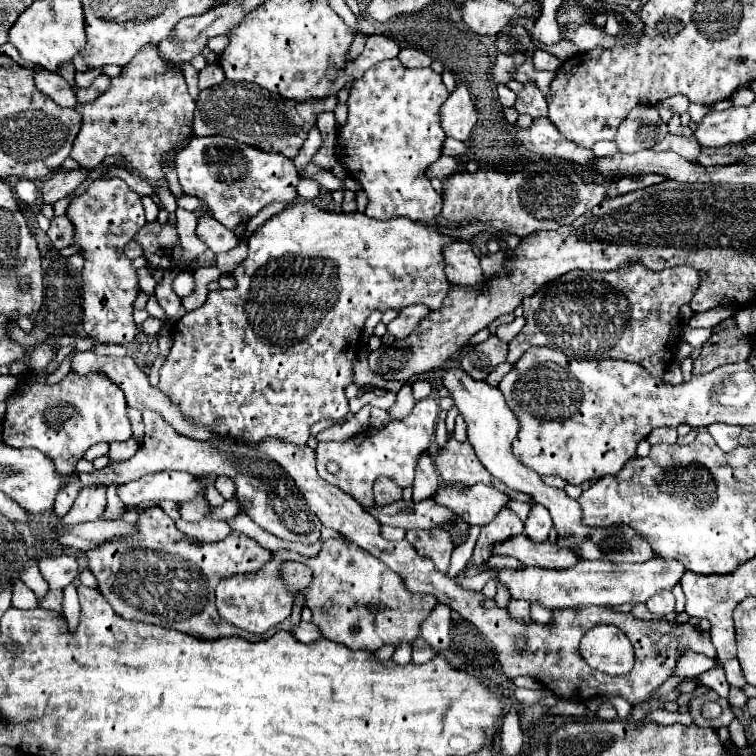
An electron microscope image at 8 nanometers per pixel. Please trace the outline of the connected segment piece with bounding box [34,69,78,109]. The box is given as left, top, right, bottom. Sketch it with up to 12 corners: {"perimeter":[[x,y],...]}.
{"perimeter":[[40,69],[36,87],[60,107],[76,107],[76,95],[58,73]]}

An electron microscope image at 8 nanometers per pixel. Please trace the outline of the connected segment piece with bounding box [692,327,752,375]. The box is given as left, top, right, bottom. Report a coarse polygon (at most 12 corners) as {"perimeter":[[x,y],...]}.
{"perimeter":[[736,327],[712,333],[692,375],[746,361],[752,345]]}

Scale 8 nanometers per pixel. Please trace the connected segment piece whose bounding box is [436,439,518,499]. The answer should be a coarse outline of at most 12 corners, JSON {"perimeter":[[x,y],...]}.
{"perimeter":[[446,443],[436,455],[444,483],[470,487],[480,483],[500,489],[512,499],[504,483],[480,465],[472,445]]}

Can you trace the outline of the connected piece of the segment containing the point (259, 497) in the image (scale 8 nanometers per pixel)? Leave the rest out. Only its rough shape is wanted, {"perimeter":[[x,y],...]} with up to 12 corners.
{"perimeter":[[144,409],[144,447],[82,487],[158,471],[234,481],[246,515],[280,539],[320,539],[294,481],[244,445],[180,437]]}

